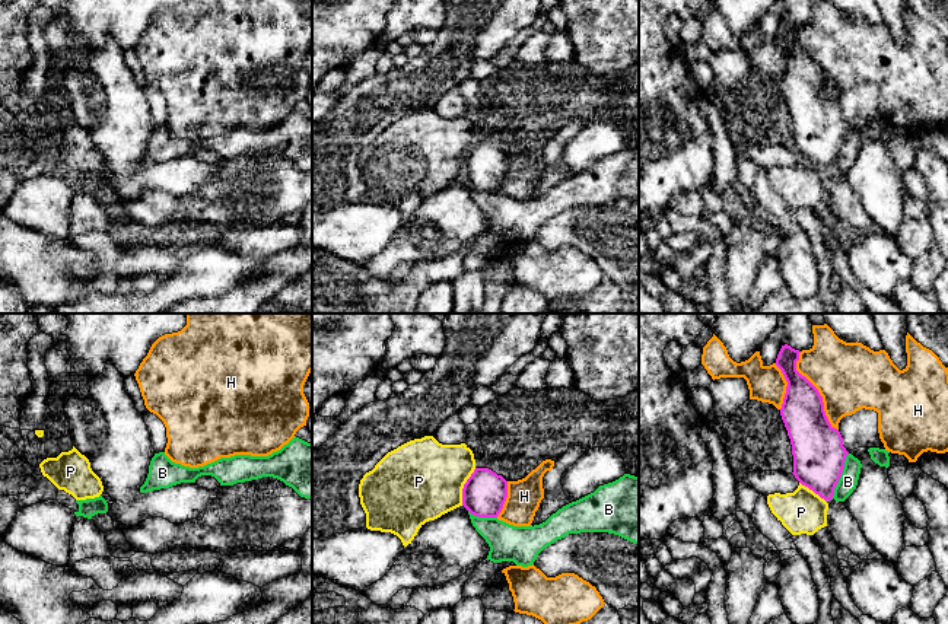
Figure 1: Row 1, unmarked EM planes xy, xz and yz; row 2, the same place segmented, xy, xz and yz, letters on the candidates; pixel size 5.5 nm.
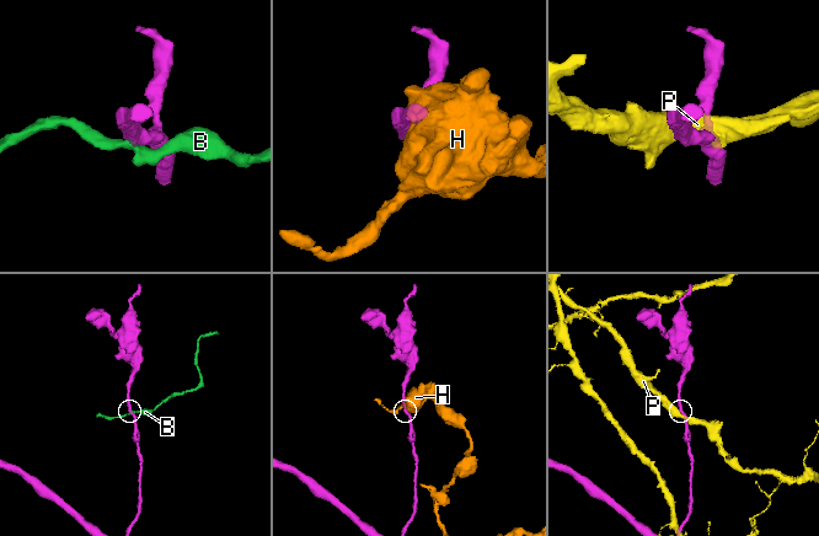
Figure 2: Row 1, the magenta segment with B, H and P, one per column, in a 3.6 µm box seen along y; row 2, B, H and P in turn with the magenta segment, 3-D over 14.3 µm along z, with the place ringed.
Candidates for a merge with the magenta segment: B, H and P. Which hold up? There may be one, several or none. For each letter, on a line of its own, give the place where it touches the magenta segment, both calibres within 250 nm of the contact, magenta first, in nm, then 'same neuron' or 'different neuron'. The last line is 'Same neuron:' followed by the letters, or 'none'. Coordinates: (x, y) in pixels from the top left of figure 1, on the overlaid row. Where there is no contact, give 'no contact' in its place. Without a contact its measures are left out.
B: yz (840, 476) | 280/100 nm | different neuron
H: yz (817, 391) | 240/380 nm | different neuron
P: xz (464, 487) | 240/440 nm | different neuron
Same neuron: none

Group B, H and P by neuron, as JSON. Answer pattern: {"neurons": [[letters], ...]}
{"neurons": [["B"], ["H"], ["P"]]}

